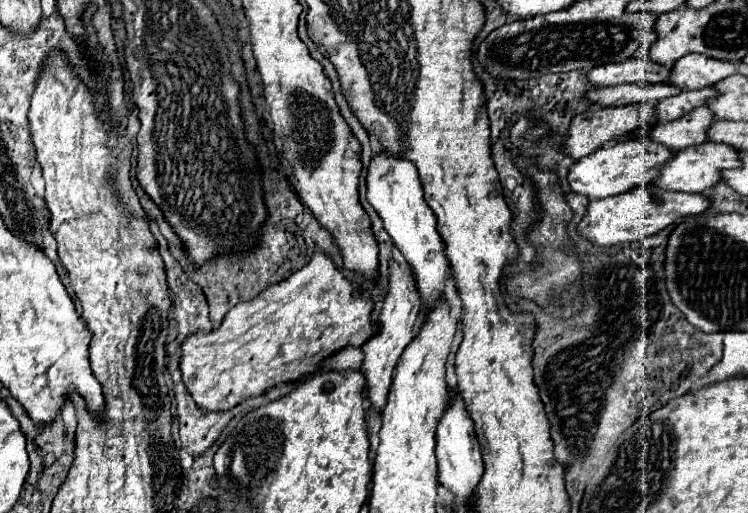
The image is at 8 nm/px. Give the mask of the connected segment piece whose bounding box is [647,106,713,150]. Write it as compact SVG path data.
M695 108L691 112L687 112L687 116L681 116L679 120L673 122L657 122L651 128L647 128L647 134L671 148L671 150L679 150L685 146L695 146L695 144L703 144L707 142L705 132L707 132L707 124L711 124L713 114L709 108Z

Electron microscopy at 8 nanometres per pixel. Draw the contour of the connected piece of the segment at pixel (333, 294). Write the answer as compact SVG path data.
M315 252L313 258L289 278L267 286L257 298L239 302L231 308L223 324L209 334L193 334L181 346L181 372L183 382L193 400L205 410L229 410L249 396L259 396L271 386L281 382L299 380L313 374L319 364L345 346L359 346L375 326L371 326L373 302L351 288L343 274L335 268L331 258L323 252Z

